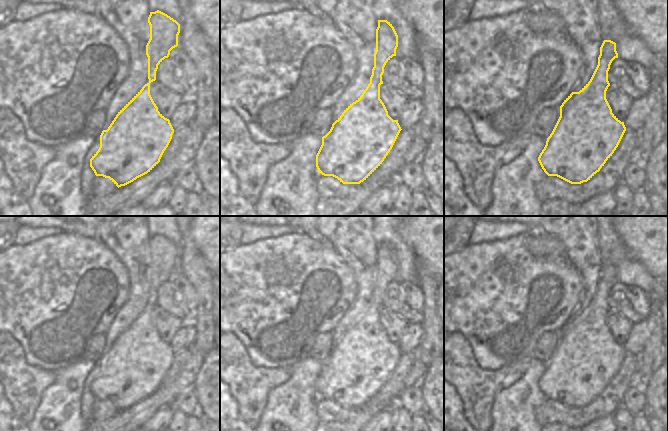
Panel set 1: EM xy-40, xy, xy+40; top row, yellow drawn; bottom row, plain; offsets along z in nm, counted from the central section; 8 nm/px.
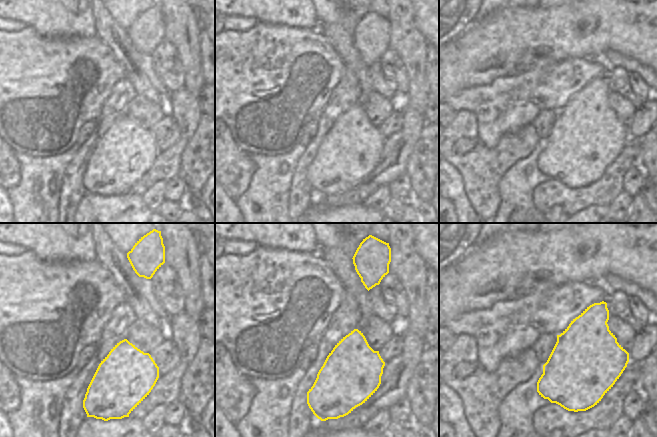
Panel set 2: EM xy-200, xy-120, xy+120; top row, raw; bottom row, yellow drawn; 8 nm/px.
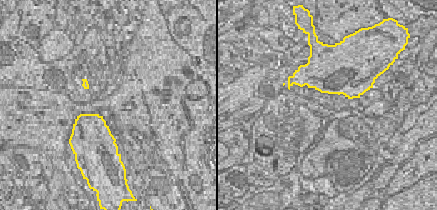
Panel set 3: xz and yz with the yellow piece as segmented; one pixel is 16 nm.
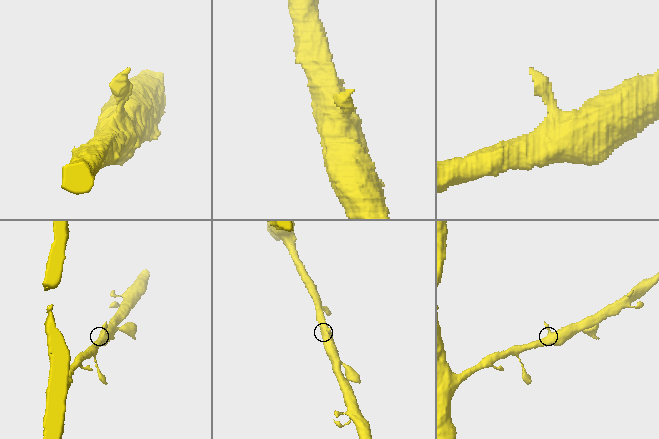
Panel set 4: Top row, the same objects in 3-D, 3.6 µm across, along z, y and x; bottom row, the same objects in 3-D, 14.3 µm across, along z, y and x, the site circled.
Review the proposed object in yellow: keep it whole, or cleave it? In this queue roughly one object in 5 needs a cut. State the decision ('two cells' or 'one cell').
one cell

